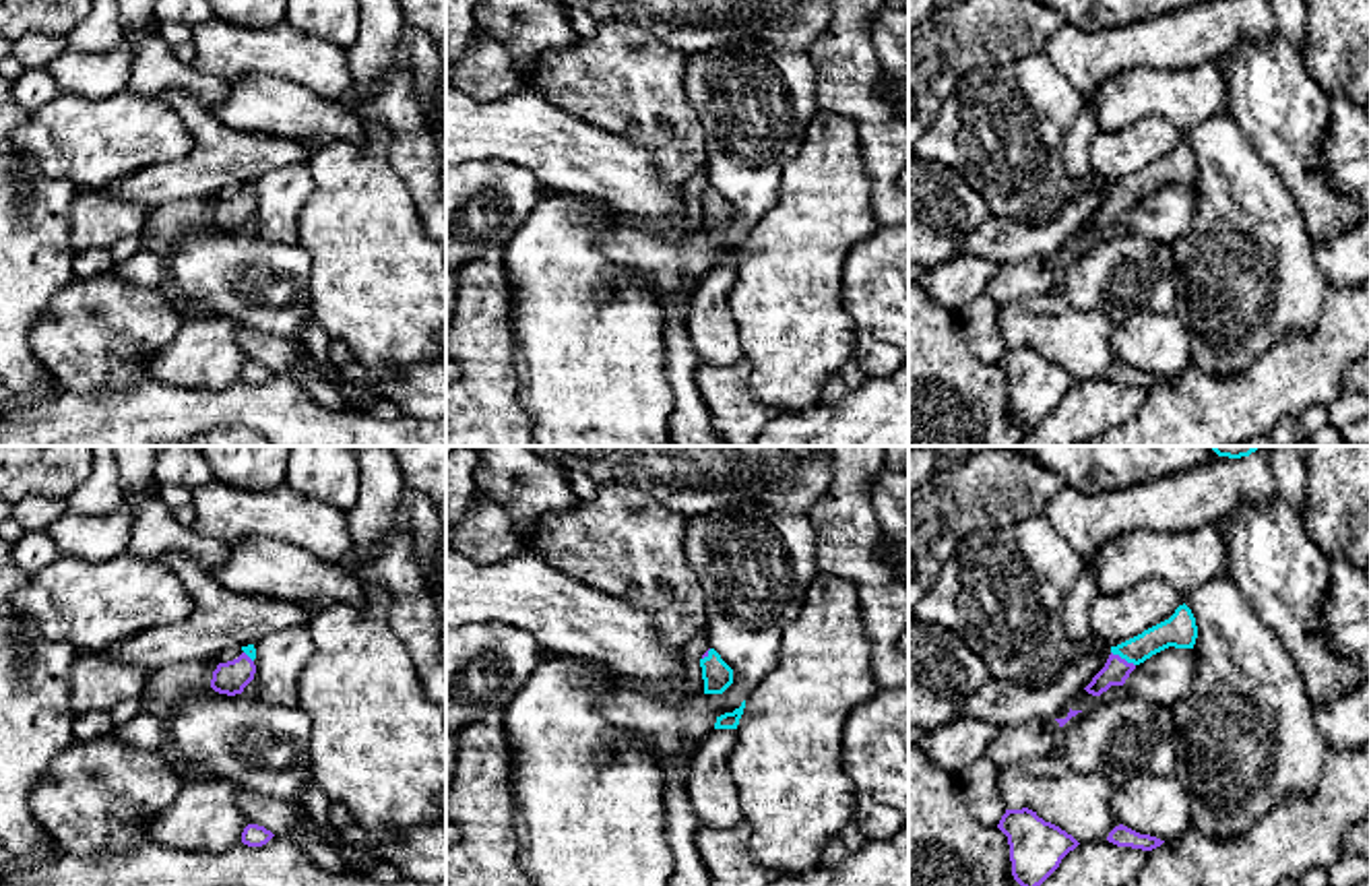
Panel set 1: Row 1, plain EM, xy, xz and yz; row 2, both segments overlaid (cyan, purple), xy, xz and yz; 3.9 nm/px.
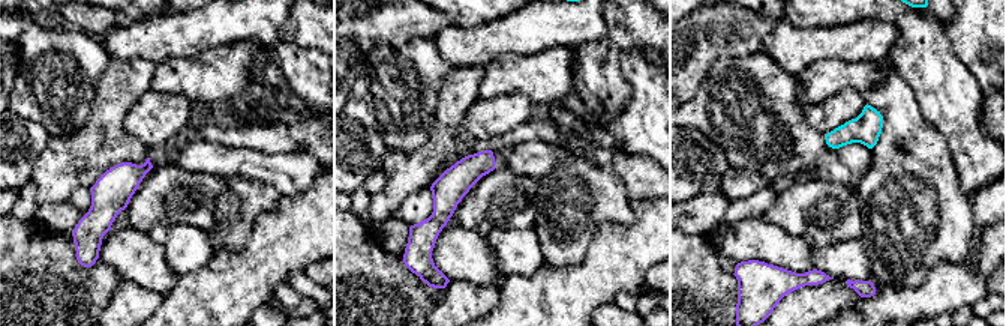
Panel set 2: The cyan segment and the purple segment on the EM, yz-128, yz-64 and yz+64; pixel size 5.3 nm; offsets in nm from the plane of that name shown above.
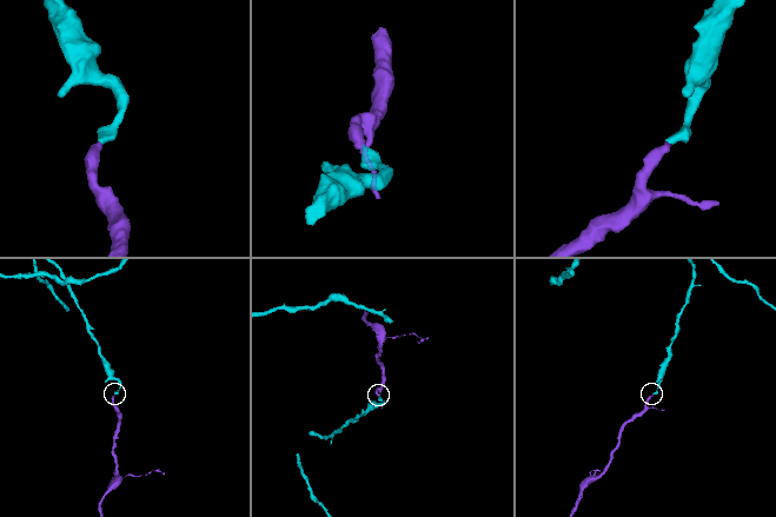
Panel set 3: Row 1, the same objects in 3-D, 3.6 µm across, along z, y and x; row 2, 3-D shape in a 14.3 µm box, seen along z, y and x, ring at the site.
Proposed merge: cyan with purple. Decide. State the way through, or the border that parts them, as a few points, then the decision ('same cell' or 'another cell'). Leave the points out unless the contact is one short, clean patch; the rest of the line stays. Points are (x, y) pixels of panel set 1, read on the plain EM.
way yz (1180, 168), (1167, 170), (1124, 195), (1116, 209); same cell

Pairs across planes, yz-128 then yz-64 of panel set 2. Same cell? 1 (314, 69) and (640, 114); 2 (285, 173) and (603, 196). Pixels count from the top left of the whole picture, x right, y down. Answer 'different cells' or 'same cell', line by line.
1: same cell
2: different cells

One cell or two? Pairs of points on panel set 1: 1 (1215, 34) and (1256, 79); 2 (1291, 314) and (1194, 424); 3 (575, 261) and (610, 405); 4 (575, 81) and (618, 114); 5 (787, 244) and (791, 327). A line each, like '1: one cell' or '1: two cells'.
1: two cells
2: two cells
3: one cell
4: one cell
5: one cell

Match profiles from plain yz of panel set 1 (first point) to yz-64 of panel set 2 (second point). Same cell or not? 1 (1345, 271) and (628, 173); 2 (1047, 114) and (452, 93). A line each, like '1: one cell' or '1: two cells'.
1: one cell
2: two cells

